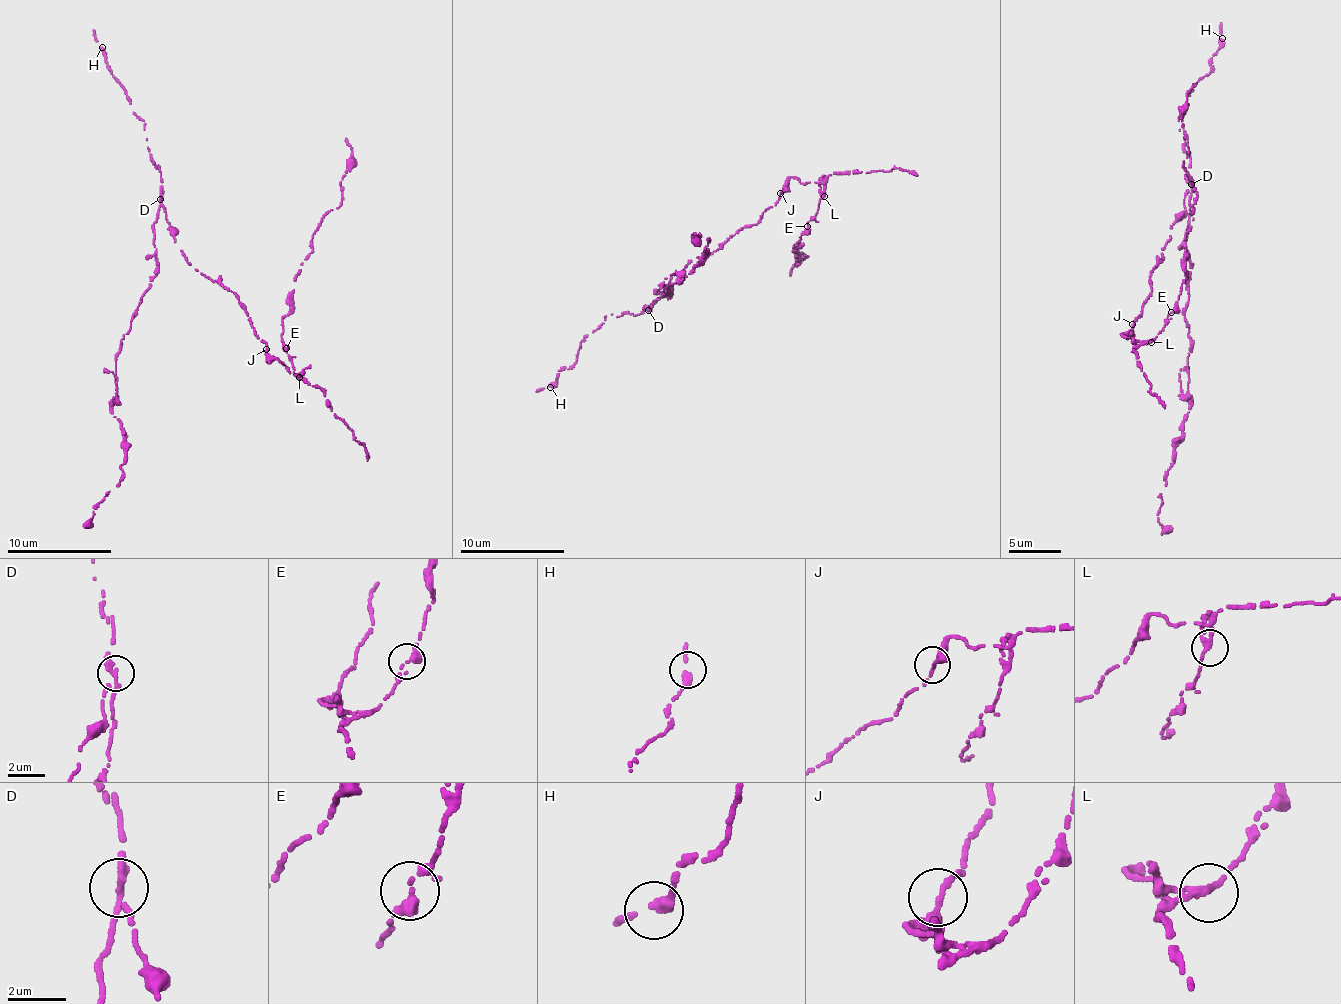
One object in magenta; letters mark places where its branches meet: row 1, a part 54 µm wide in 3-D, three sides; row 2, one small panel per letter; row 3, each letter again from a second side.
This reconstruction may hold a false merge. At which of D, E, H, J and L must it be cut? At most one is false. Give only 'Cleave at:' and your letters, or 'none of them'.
Cleave at: D

